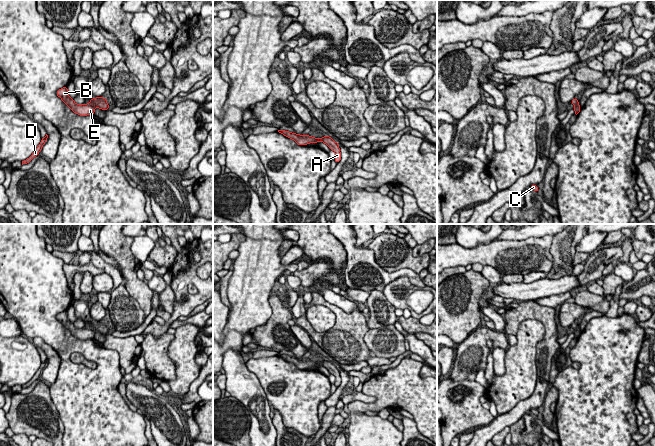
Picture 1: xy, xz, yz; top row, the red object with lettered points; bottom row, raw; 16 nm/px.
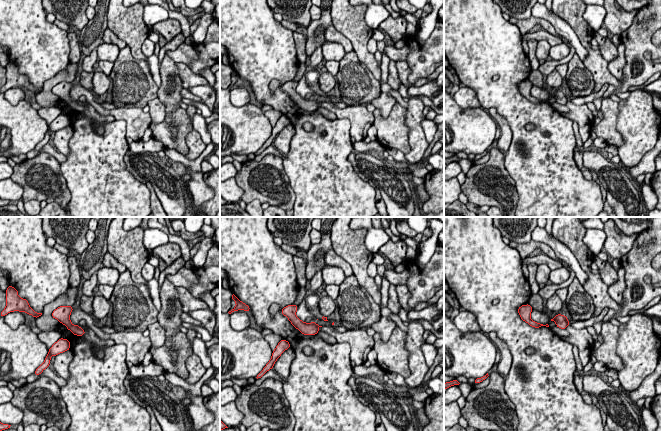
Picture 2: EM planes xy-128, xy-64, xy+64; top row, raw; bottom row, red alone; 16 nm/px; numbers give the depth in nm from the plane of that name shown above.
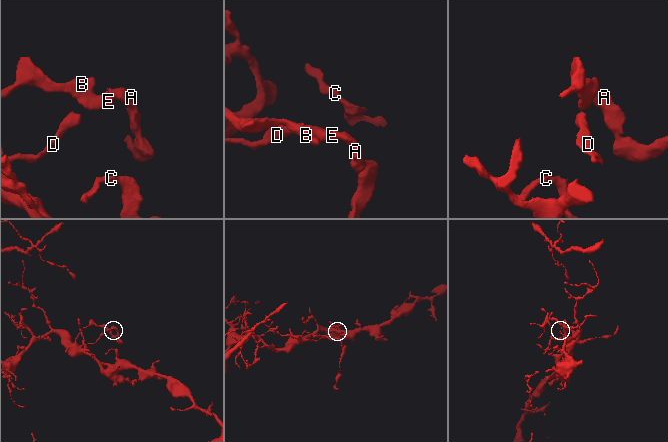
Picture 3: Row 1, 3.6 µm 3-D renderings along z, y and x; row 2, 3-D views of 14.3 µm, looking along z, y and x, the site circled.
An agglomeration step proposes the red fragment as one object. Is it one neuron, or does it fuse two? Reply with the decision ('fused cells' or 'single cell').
fused cells

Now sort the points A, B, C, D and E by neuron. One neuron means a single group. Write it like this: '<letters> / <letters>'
A / B C D E

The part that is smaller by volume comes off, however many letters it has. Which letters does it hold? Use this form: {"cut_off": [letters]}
{"cut_off": ["A"]}

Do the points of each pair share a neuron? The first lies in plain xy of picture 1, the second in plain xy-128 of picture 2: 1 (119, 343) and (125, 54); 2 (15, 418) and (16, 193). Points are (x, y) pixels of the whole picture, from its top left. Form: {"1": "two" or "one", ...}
{"1": "two", "2": "two"}

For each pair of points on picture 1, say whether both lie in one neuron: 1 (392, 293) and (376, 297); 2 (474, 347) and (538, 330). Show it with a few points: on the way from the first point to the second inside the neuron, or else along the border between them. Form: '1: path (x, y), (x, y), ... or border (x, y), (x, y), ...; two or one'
1: border (382, 292), (396, 308); two
2: border (509, 346), (506, 351); two

